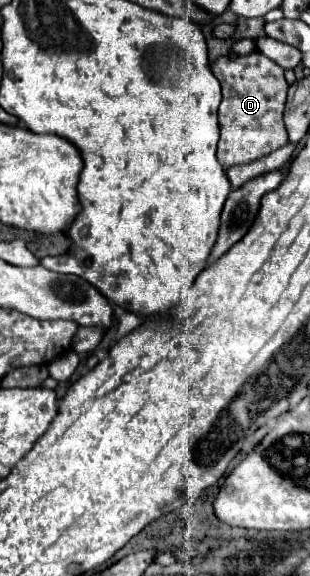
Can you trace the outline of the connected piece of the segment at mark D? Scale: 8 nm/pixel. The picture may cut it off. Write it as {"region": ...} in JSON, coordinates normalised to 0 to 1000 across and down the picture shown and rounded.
{"region":[[[813,90],[806,97],[710,97],[684,111],[684,125],[710,142],[723,167],[703,191],[703,281],[723,292],[748,292],[774,285],[806,285],[910,257],[929,247],[910,212],[910,191],[929,160],[916,122],[839,90]]]}

